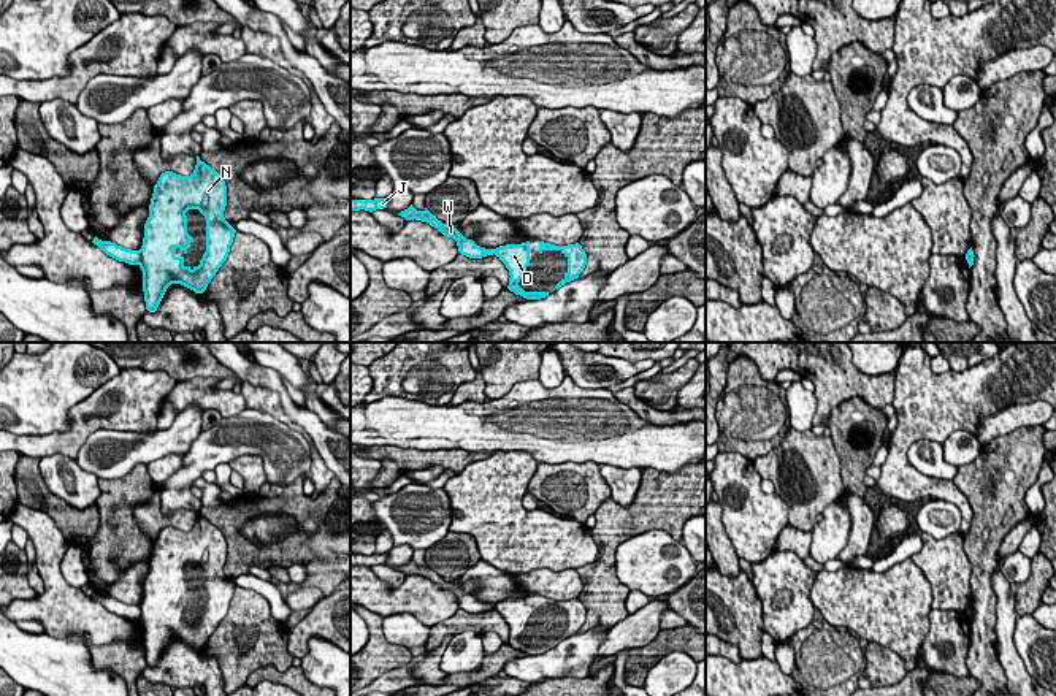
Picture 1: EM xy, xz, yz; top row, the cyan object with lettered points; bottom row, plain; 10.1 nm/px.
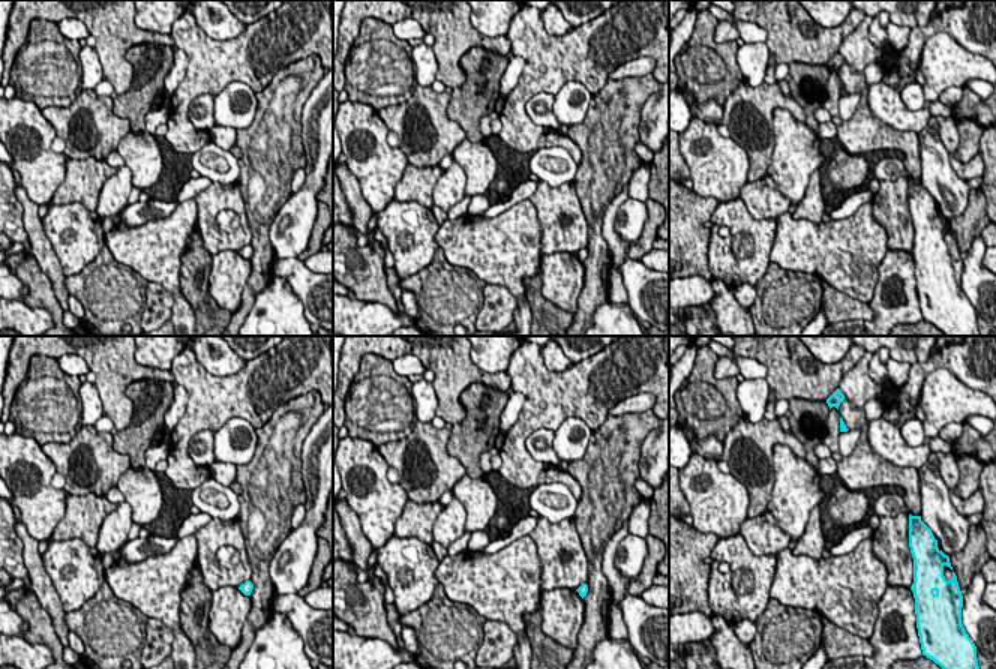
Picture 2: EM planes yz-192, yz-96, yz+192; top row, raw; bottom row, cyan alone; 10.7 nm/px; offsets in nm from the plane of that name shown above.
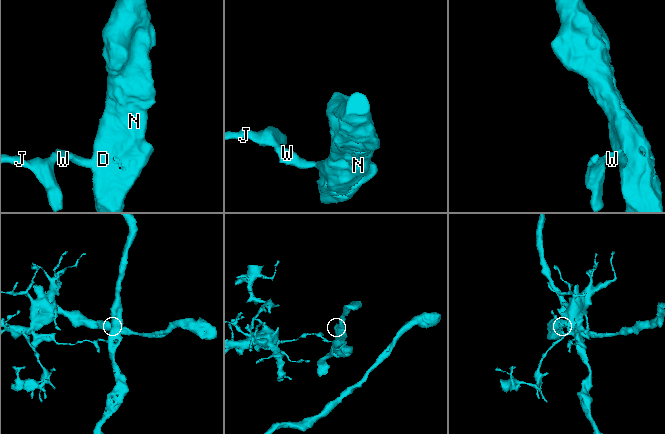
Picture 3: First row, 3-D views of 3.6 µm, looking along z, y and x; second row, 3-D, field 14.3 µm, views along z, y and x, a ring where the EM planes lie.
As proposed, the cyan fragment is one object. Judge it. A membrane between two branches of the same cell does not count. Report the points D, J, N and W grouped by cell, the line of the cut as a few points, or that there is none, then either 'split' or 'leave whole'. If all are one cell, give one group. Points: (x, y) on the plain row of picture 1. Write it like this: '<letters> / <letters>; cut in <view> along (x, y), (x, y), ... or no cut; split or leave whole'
D N / J W; cut in xy along (138, 606), (140, 619); split

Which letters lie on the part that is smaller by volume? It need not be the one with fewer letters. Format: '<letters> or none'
J, W

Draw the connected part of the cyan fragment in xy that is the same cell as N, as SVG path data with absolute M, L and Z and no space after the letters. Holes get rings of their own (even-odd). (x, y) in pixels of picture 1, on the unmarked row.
M197 511L197 520L190 531L181 531L173 526L160 530L154 541L154 549L149 560L149 572L144 579L144 593L140 604L143 626L143 647L146 664L155 667L166 644L171 639L181 639L195 648L203 648L216 631L222 618L227 615L230 601L236 585L225 576L224 566L227 561L227 541L220 528L206 520ZM189 564L198 564L206 572L206 607L198 621L186 621L184 612L176 612L174 604L179 602L184 609L190 602L193 593L187 588Z

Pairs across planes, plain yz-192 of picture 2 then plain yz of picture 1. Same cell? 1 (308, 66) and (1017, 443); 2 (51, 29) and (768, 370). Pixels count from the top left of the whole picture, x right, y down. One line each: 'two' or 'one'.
1: one
2: two

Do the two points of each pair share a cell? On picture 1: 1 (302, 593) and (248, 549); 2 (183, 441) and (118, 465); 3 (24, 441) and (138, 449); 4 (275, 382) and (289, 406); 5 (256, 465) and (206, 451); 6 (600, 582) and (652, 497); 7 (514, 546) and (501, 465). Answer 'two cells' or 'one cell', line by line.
1: two cells
2: one cell
3: two cells
4: one cell
5: two cells
6: one cell
7: one cell

